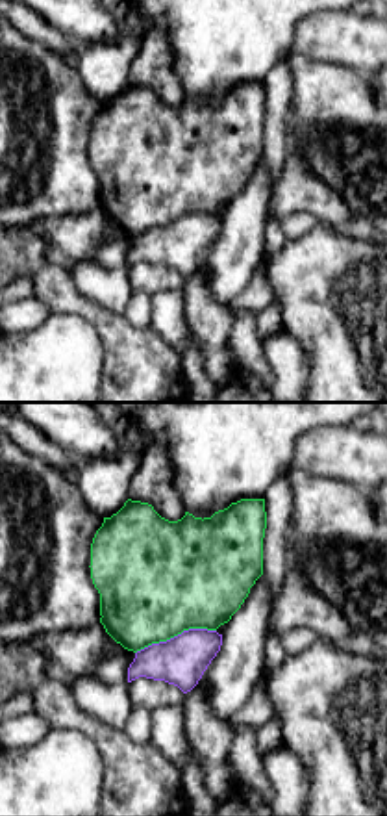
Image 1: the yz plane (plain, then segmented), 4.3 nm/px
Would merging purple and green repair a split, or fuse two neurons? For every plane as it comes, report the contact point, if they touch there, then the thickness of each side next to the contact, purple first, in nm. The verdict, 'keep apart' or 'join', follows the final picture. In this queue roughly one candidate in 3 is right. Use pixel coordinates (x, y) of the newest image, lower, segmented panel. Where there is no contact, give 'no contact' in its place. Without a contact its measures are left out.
(174, 637) | 220/480 nm

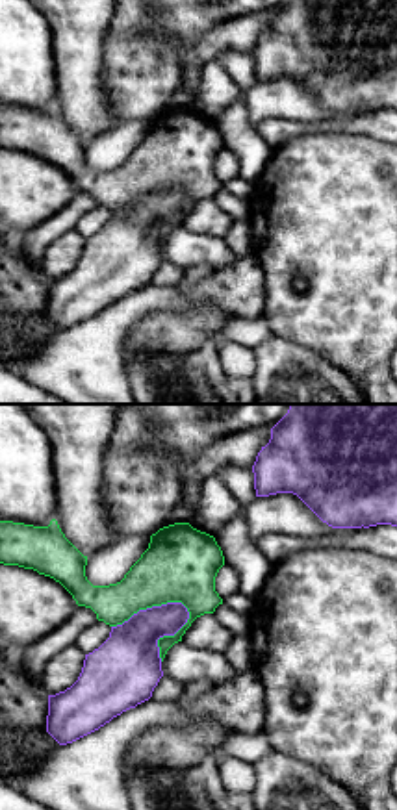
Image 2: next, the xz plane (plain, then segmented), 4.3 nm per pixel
(153, 607) | 260/320 nm

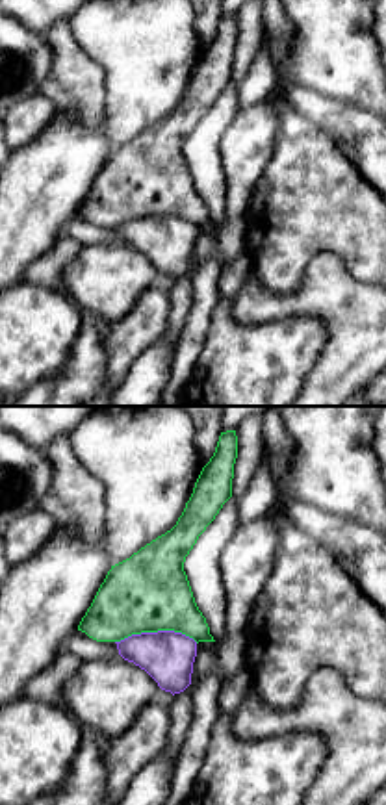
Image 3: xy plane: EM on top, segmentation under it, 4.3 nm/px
(158, 631) | 220/340 nm

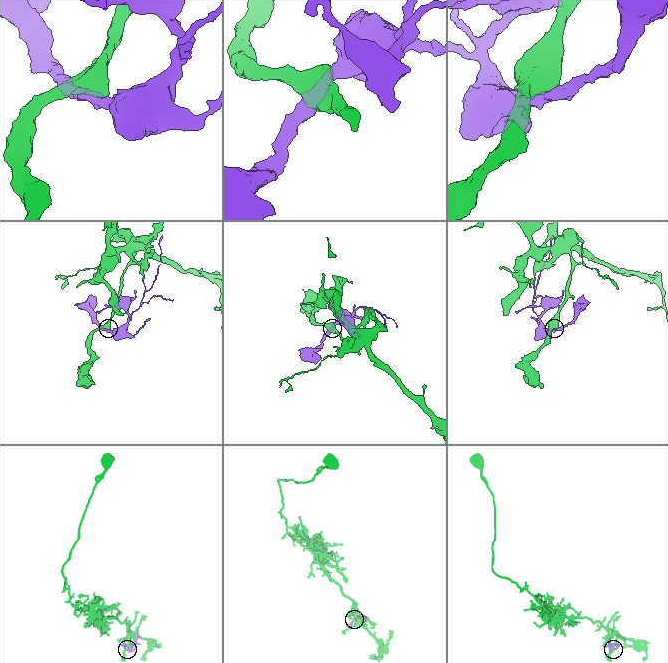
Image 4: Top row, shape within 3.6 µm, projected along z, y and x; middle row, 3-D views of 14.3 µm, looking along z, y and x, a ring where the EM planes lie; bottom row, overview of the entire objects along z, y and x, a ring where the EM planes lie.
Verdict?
keep apart

